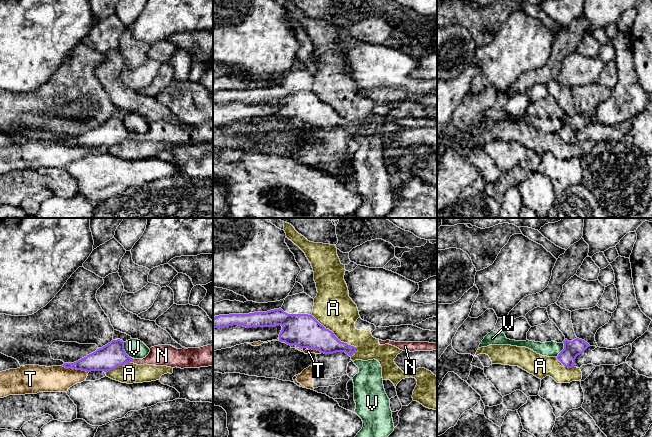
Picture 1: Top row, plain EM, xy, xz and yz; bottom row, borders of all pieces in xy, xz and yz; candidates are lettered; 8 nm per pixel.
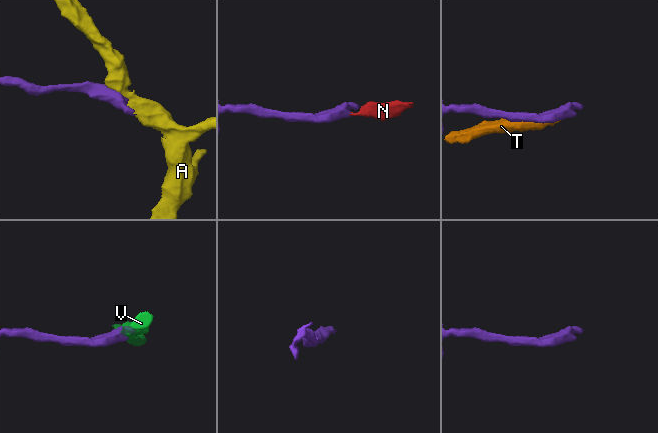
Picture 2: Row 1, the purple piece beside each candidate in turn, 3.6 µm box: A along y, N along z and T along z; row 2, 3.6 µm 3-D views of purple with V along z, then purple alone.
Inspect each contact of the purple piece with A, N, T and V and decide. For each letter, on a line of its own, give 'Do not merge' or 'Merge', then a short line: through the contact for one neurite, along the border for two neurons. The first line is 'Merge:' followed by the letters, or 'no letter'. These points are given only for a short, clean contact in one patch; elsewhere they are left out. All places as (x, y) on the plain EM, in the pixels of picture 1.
Merge: N
A: Do not merge. Line: xz (311, 91), (341, 117), (352, 121), (356, 127)
N: Merge. Line: xy (112, 131), (131, 137), (144, 137), (161, 131)
T: Do not merge
V: Do not merge. Line: xy (123, 118), (125, 128), (132, 134)

